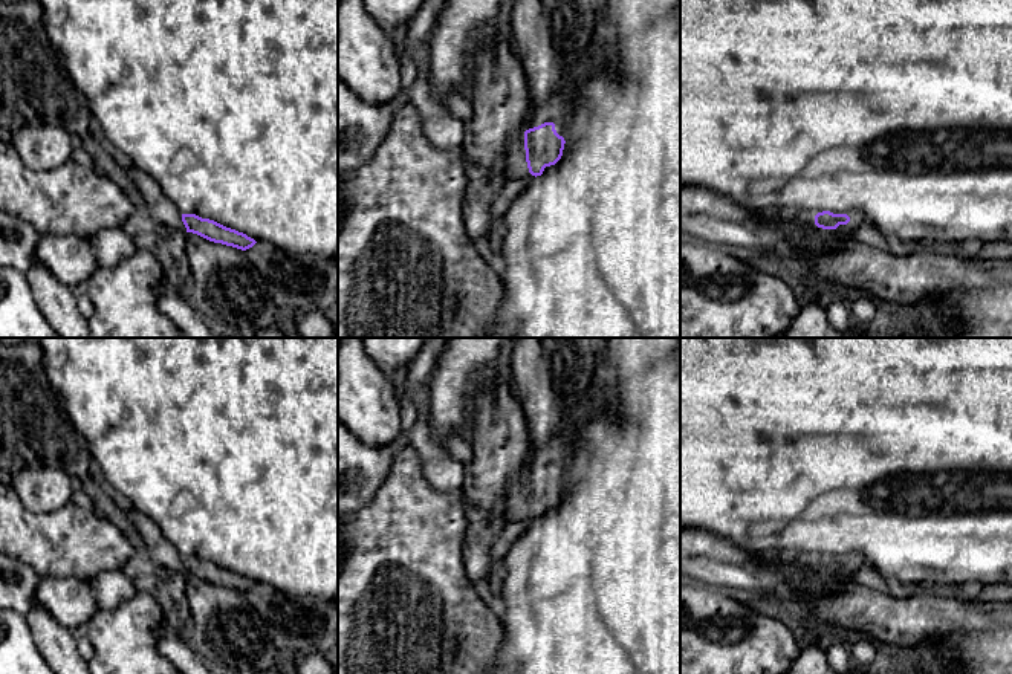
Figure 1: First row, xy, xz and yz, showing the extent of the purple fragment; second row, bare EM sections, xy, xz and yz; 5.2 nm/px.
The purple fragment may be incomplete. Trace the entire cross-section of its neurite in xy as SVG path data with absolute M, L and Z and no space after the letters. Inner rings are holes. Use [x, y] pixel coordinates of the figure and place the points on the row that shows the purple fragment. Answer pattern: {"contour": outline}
{"contour": "M131 167L127 174L139 188L151 217L167 229L179 229L197 234L209 241L232 246L242 251L252 248L257 241L243 232L226 228L214 220L196 214L183 214L162 191L159 183L147 173Z"}

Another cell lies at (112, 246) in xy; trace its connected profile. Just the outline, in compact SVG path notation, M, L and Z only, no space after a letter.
M119 226L102 228L90 240L99 267L115 267L138 251Z

